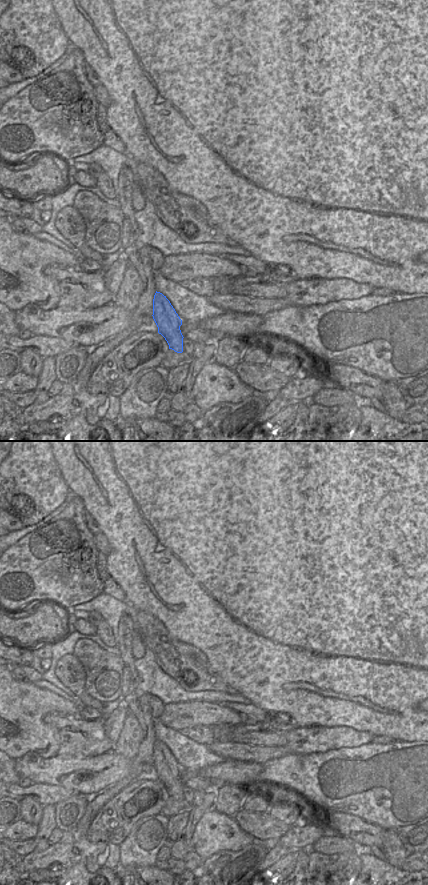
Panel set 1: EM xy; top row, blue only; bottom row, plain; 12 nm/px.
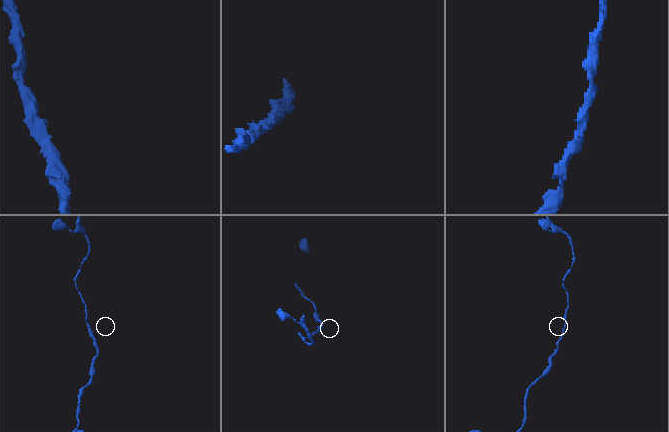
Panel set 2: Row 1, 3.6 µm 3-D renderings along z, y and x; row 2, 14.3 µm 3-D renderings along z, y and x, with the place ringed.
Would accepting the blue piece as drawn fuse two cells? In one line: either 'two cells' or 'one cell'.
one cell

